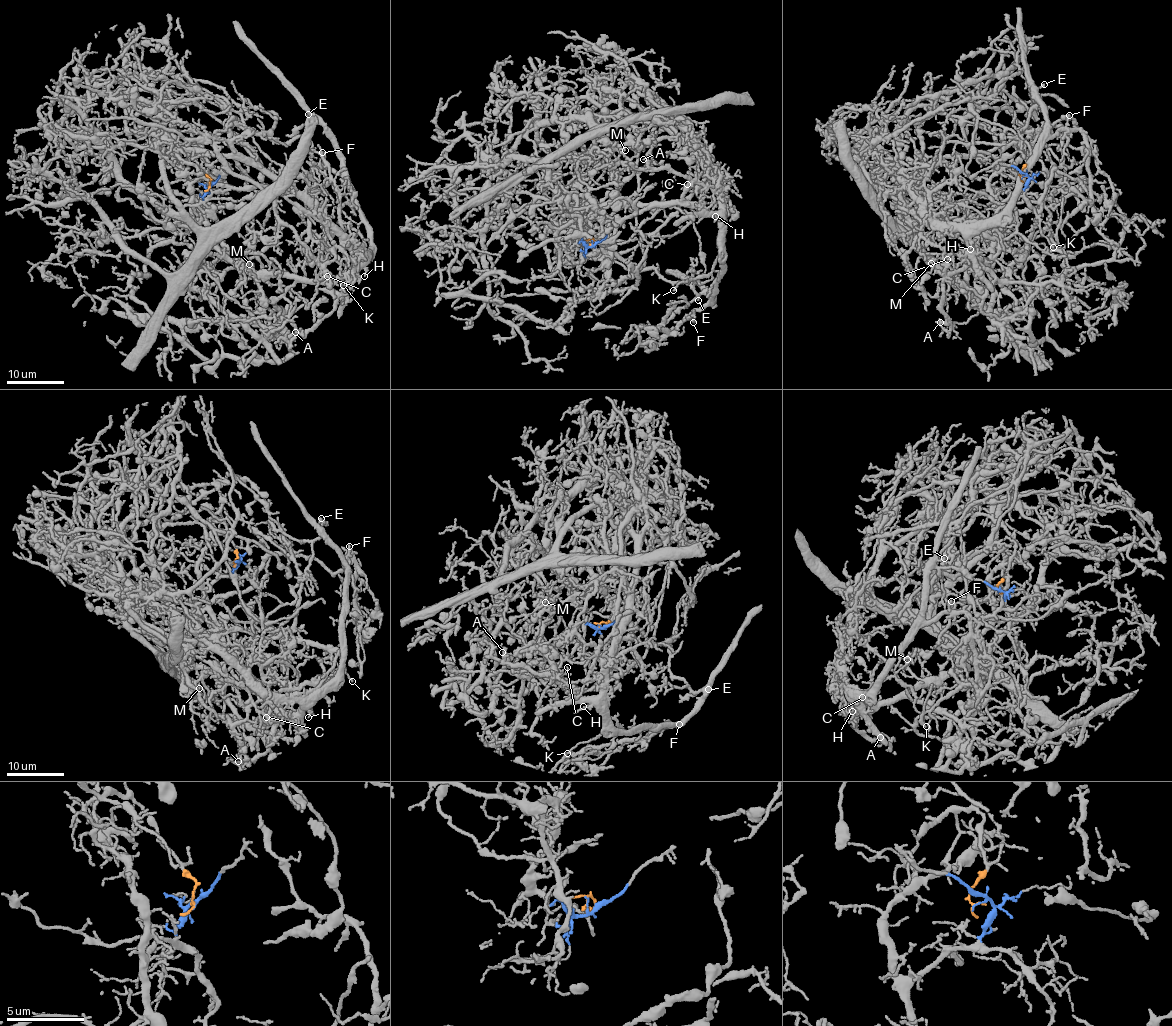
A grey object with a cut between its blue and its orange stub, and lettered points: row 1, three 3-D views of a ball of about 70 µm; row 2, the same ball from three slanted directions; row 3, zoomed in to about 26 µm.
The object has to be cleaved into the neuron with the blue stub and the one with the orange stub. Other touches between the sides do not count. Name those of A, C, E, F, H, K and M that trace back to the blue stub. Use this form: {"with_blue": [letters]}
{"with_blue": ["A", "C", "E", "F", "H", "K", "M"]}

